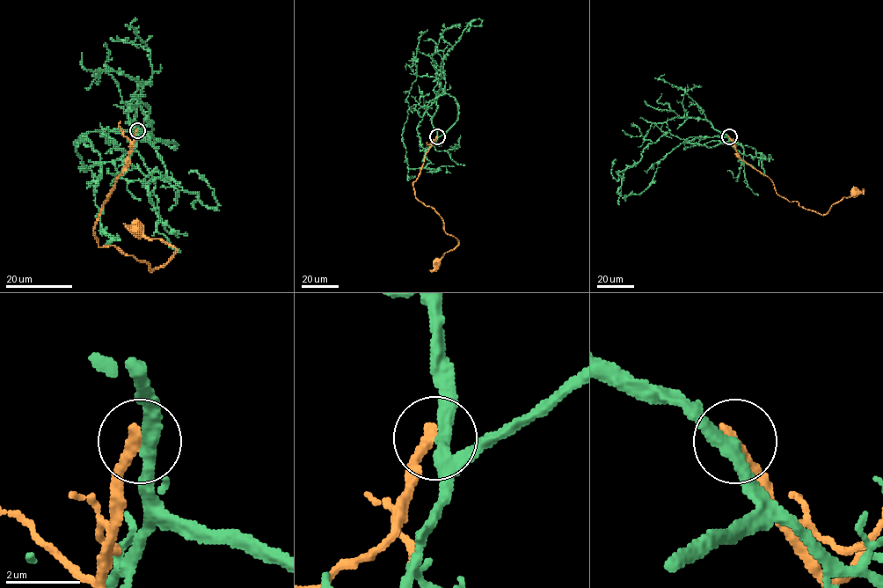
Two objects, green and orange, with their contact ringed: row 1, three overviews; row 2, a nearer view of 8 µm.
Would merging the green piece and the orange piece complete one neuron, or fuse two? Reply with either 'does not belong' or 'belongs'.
does not belong

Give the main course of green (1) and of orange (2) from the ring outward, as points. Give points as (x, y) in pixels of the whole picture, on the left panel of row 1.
1: (137, 130), (177, 145), (142, 132), (101, 130), (126, 152), (84, 168), (75, 143), (83, 136), (94, 145)
2: (137, 130), (94, 236), (99, 246), (114, 246), (150, 270), (163, 267), (175, 248), (137, 230)

